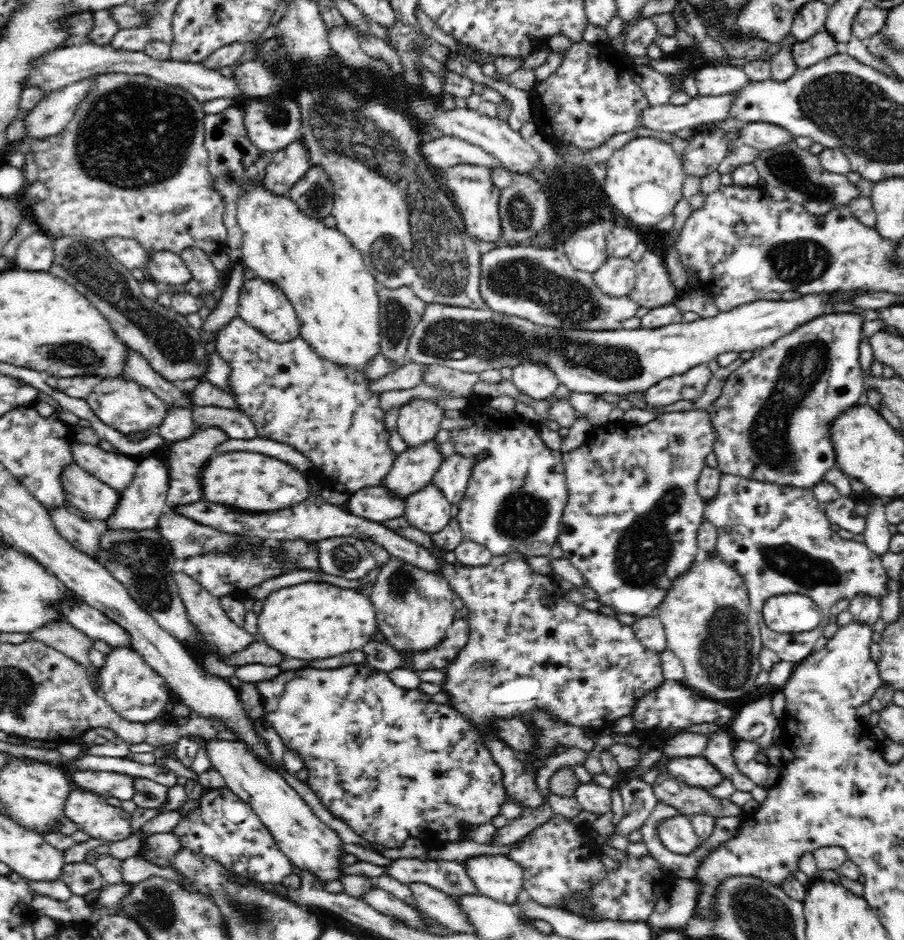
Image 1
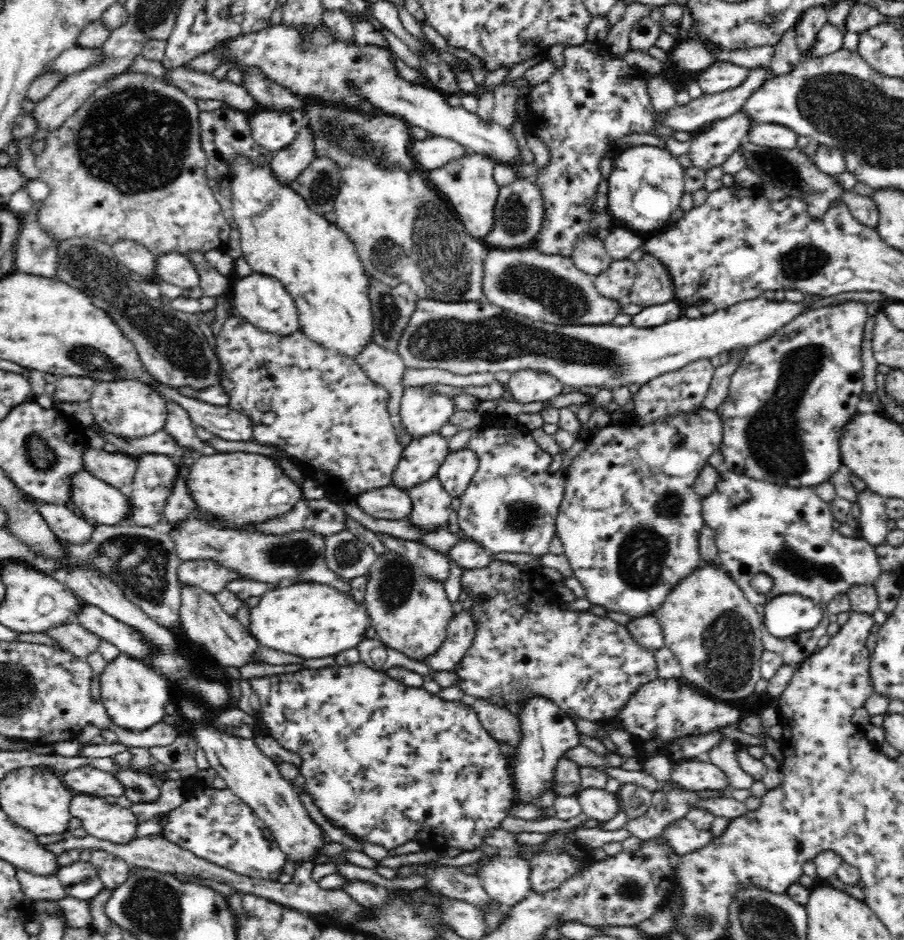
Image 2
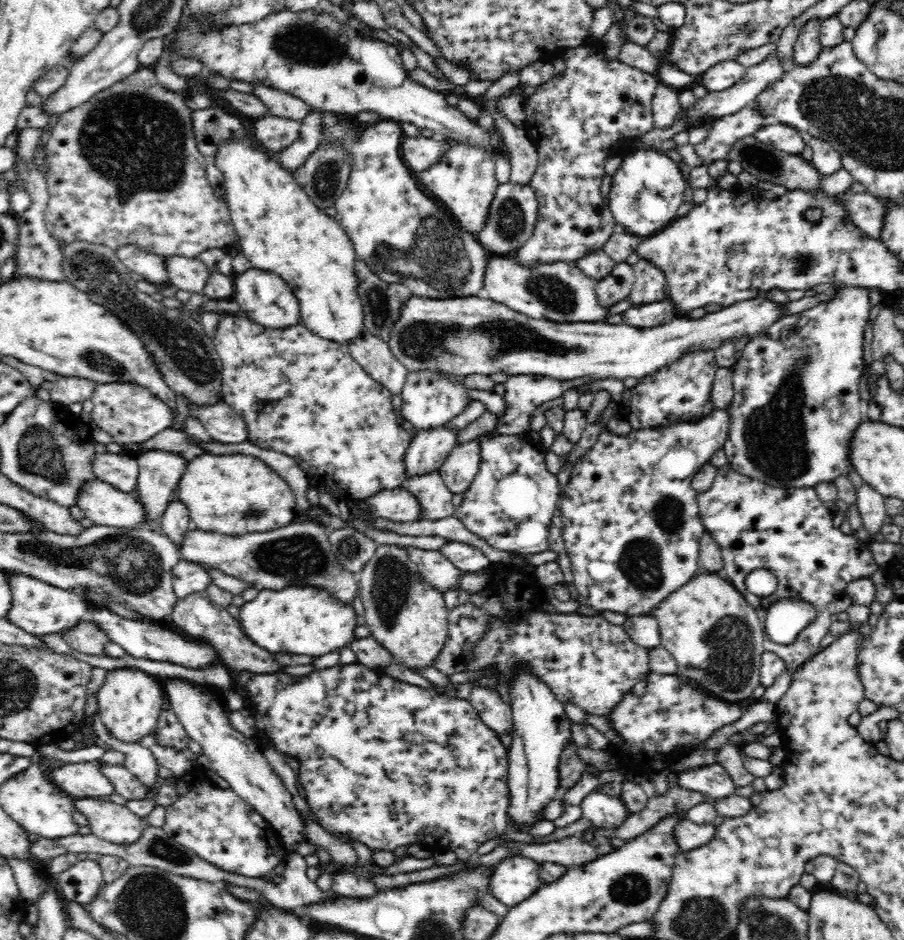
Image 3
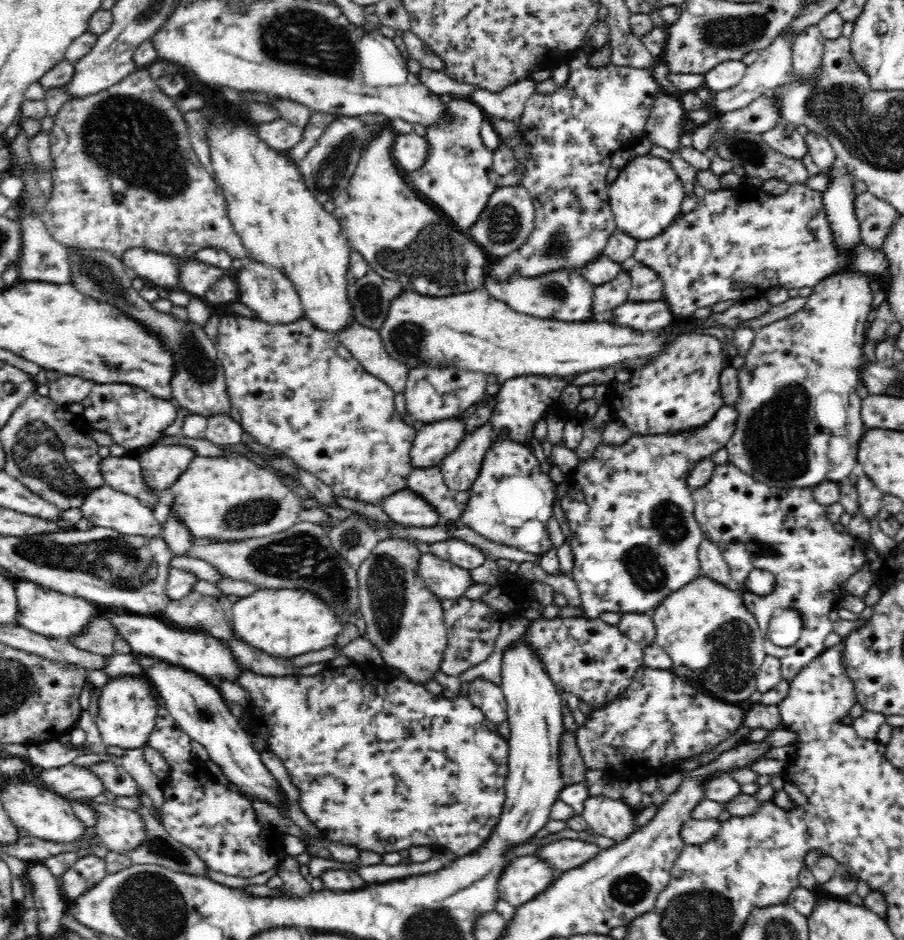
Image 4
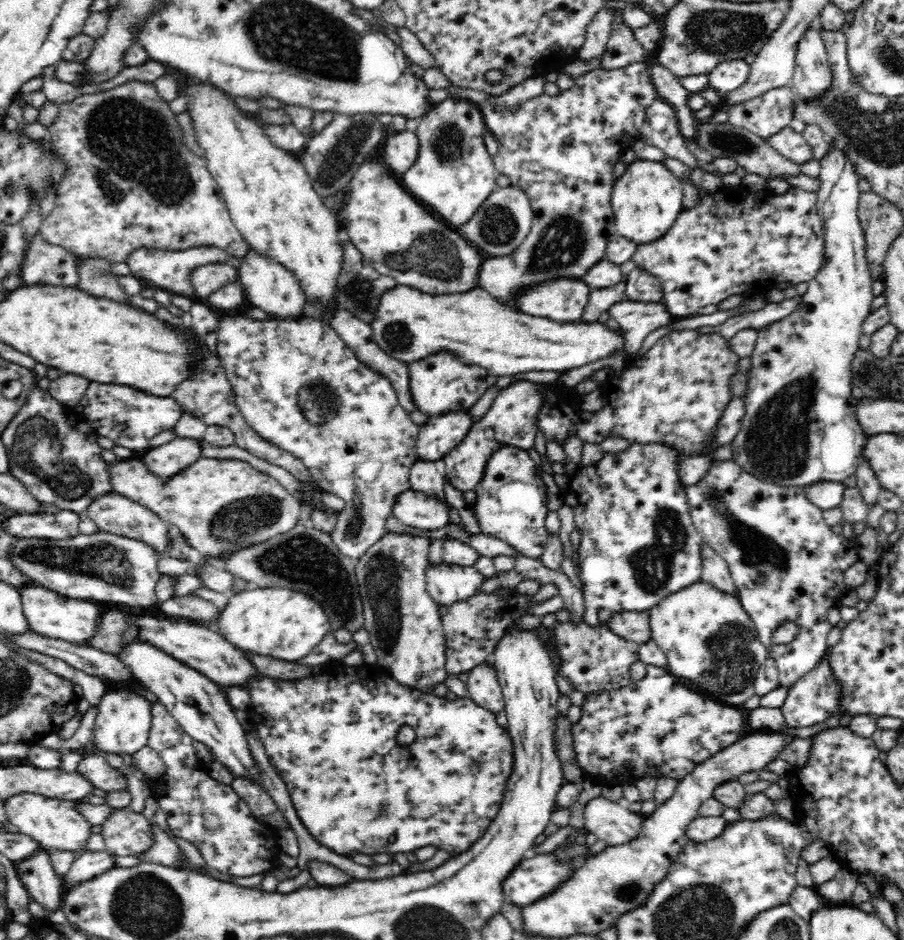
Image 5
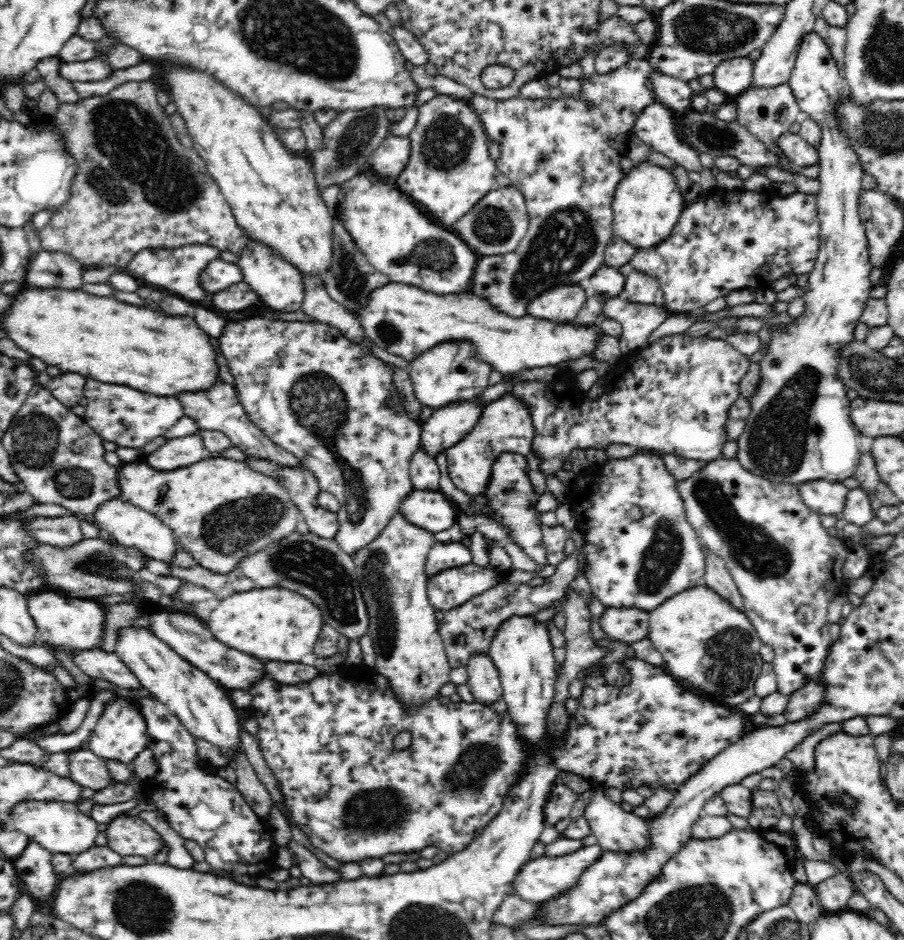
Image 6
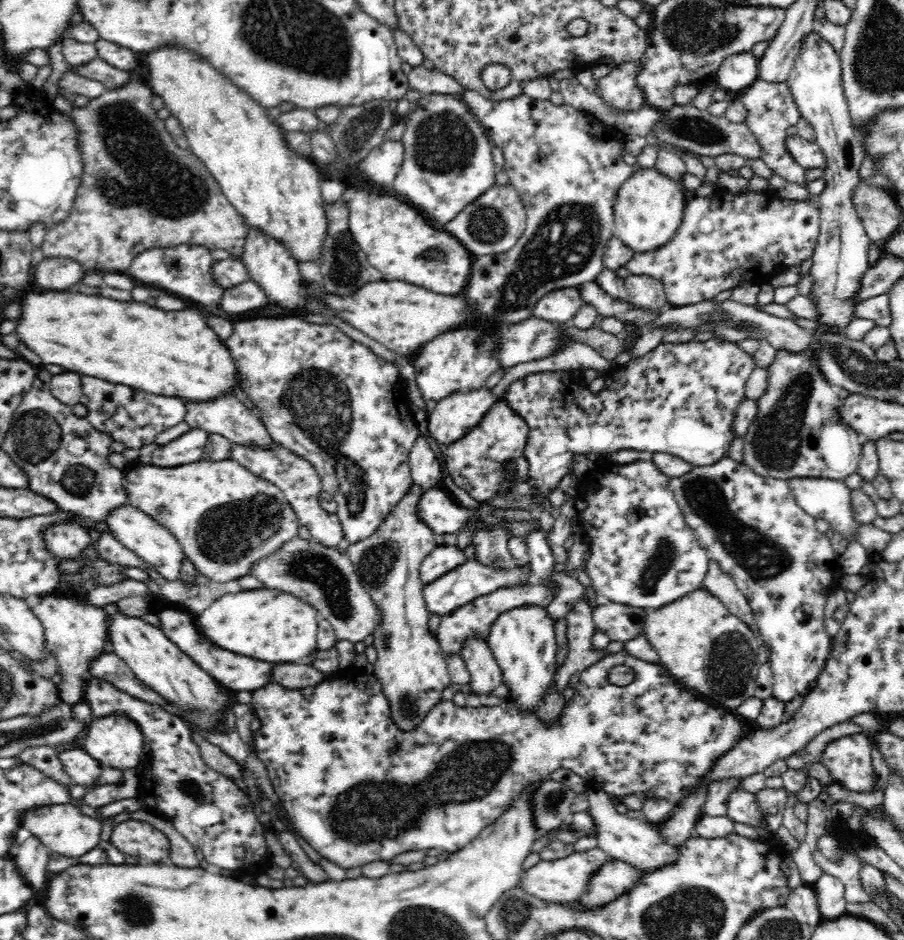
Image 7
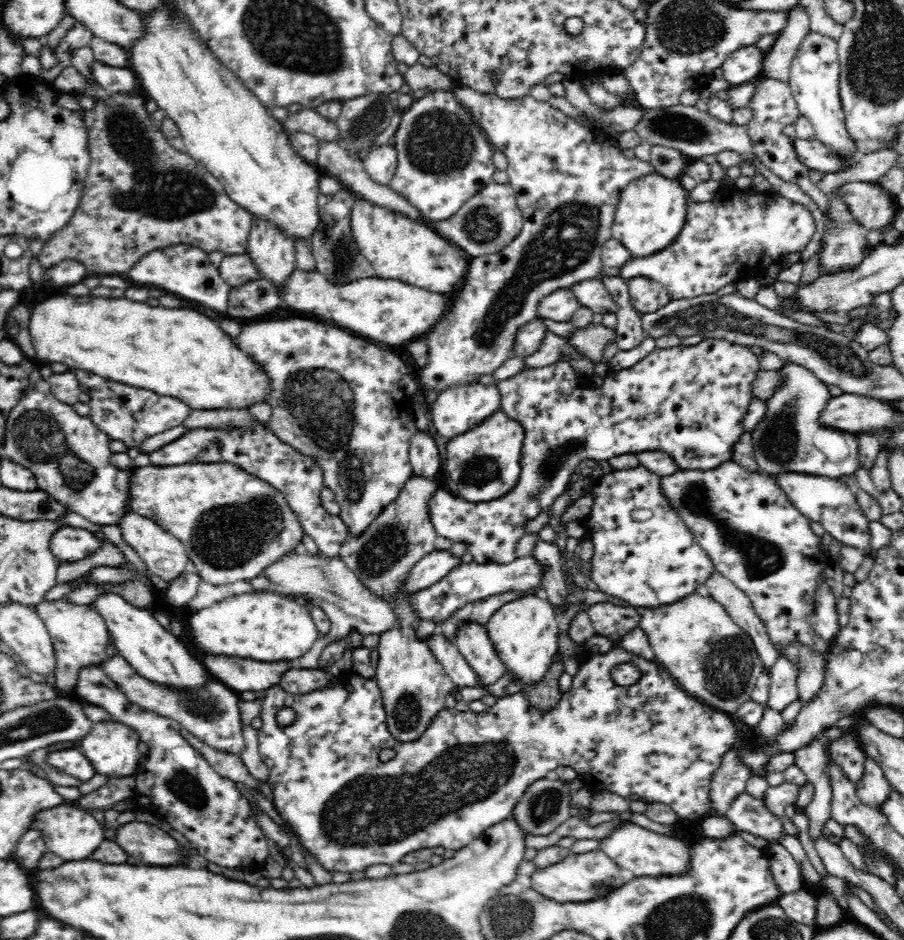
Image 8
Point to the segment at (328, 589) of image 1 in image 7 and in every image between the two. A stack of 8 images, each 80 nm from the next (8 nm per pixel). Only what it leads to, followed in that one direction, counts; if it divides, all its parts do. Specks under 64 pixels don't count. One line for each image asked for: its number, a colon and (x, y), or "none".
2: (311, 620)
3: (309, 620)
4: (286, 622)
5: (283, 623)
6: (274, 623)
7: (269, 624)

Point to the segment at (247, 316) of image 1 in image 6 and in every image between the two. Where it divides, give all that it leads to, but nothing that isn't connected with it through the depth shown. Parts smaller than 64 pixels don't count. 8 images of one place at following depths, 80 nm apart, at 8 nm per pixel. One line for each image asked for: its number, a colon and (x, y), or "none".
2: (263, 301)
3: (263, 297)
4: (268, 293)
5: (268, 286)
6: (278, 285)

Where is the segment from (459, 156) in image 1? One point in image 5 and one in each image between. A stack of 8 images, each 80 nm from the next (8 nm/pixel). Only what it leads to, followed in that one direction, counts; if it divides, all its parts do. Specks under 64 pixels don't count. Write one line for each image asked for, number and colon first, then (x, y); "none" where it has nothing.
2: (433, 152)
3: (419, 153)
4: (410, 151)
5: (400, 152)

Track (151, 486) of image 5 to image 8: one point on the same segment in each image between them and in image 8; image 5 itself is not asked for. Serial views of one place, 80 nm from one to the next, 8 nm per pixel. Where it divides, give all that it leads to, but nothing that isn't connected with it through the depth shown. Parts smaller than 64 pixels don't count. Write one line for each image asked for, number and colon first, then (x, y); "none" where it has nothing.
6: (222, 510)
7: (249, 517)
8: (211, 507)

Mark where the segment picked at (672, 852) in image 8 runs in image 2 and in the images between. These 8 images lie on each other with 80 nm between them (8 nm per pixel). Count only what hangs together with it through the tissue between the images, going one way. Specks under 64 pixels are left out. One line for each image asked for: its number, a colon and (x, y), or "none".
2: (597, 803)
3: (604, 811)
4: (613, 818)
5: (612, 822)
6: (616, 829)
7: (620, 836)

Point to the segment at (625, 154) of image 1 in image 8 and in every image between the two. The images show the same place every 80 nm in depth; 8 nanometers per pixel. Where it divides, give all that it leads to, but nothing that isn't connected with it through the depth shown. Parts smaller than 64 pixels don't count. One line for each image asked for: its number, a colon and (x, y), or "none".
2: (647, 182)
3: (646, 191)
4: (646, 197)
5: (646, 200)
6: (648, 203)
7: (649, 207)
8: (652, 209)

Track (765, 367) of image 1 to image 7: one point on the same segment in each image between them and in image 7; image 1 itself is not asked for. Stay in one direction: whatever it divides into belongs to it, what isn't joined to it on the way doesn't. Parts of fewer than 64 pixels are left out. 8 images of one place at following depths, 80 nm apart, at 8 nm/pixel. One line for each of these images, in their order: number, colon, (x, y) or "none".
2: (788, 399)
3: (795, 407)
4: (799, 420)
5: (800, 427)
6: (799, 429)
7: (797, 432)

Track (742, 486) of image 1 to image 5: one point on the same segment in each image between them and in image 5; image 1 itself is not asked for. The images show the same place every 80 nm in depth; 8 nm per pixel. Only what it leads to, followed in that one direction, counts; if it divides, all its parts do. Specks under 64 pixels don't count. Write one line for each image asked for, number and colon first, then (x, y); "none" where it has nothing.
2: (784, 532)
3: (790, 532)
4: (786, 531)
5: (758, 528)

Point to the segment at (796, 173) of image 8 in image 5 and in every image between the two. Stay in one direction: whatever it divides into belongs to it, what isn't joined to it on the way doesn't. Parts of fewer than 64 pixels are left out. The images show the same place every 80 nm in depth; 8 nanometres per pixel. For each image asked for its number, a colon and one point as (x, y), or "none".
5: (766, 114)
6: (767, 113)
7: (770, 107)

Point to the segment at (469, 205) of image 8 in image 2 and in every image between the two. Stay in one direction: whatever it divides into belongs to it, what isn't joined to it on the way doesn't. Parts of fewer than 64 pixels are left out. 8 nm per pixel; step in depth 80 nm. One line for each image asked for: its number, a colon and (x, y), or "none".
2: (520, 211)
3: (513, 216)
4: (508, 220)
5: (504, 221)
6: (495, 226)
7: (493, 224)

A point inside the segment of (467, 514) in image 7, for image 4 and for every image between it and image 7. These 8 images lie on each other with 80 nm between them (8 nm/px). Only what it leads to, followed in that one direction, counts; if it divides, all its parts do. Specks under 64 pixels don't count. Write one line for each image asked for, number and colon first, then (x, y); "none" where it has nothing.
4: (406, 507)
5: (414, 508)
6: (432, 511)

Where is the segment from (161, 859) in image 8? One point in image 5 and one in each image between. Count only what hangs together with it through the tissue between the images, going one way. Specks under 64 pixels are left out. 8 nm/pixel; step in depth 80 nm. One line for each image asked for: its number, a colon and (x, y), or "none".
5: (125, 832)
6: (127, 835)
7: (132, 837)

